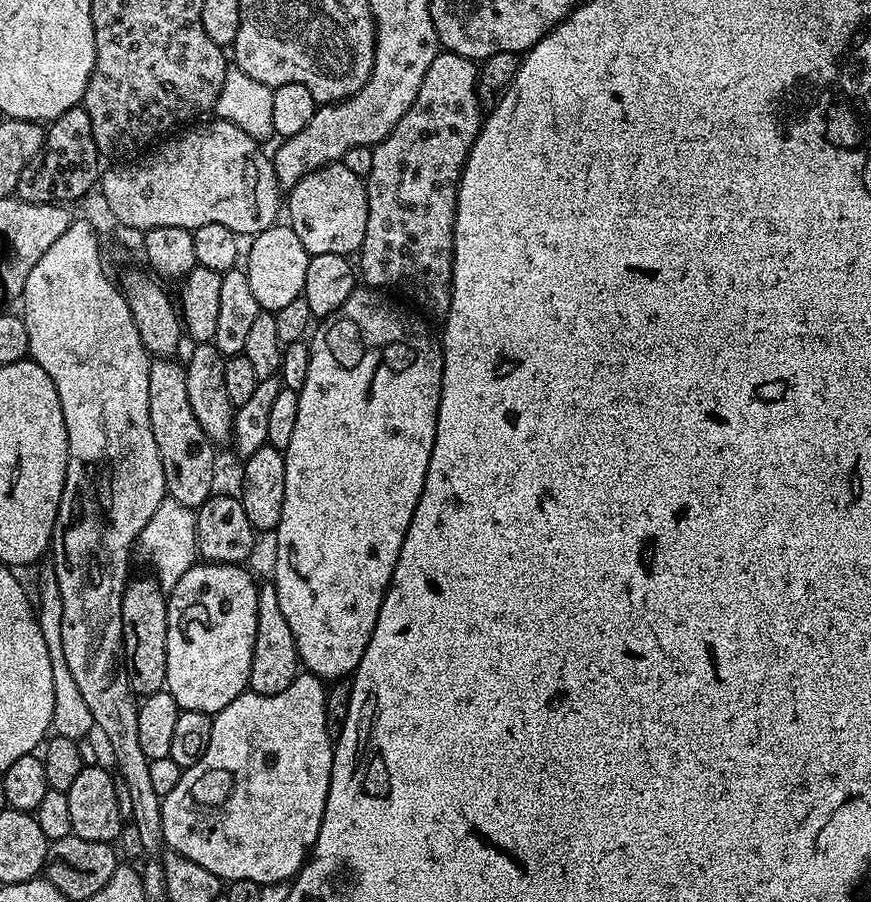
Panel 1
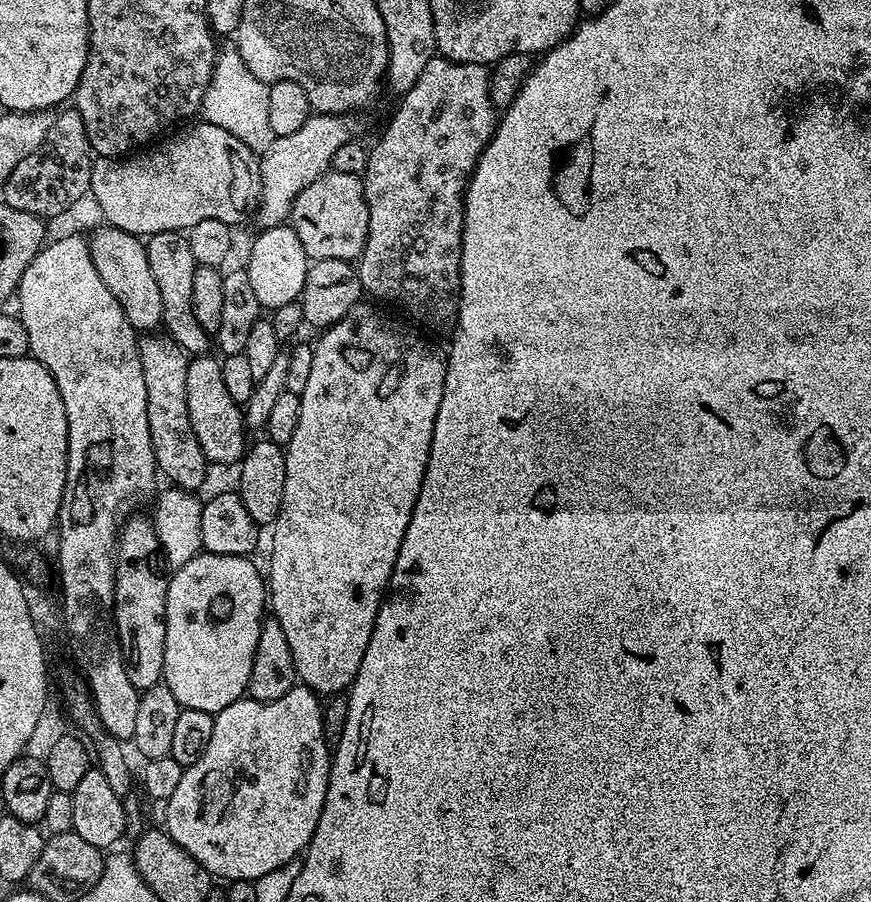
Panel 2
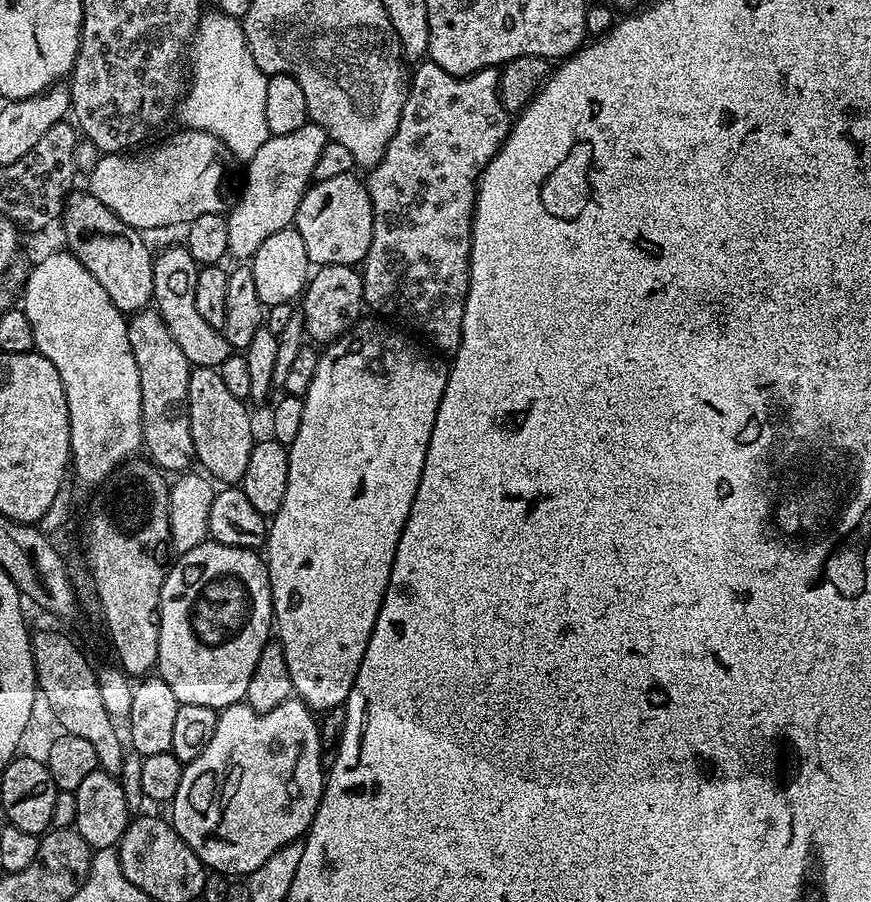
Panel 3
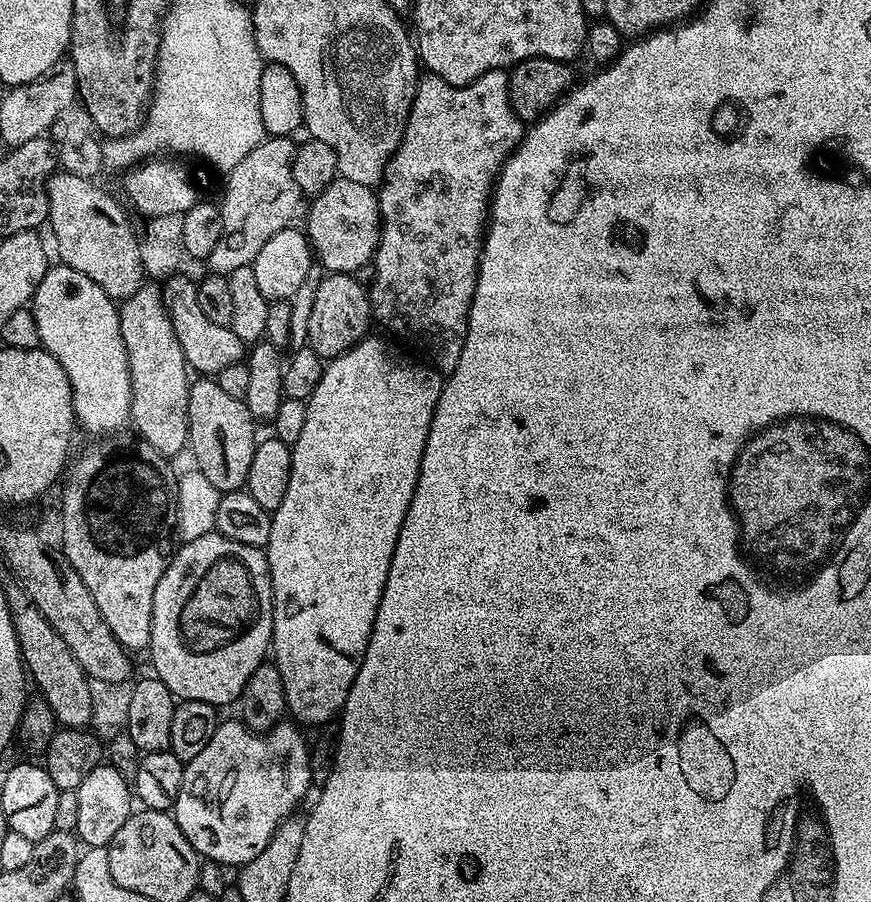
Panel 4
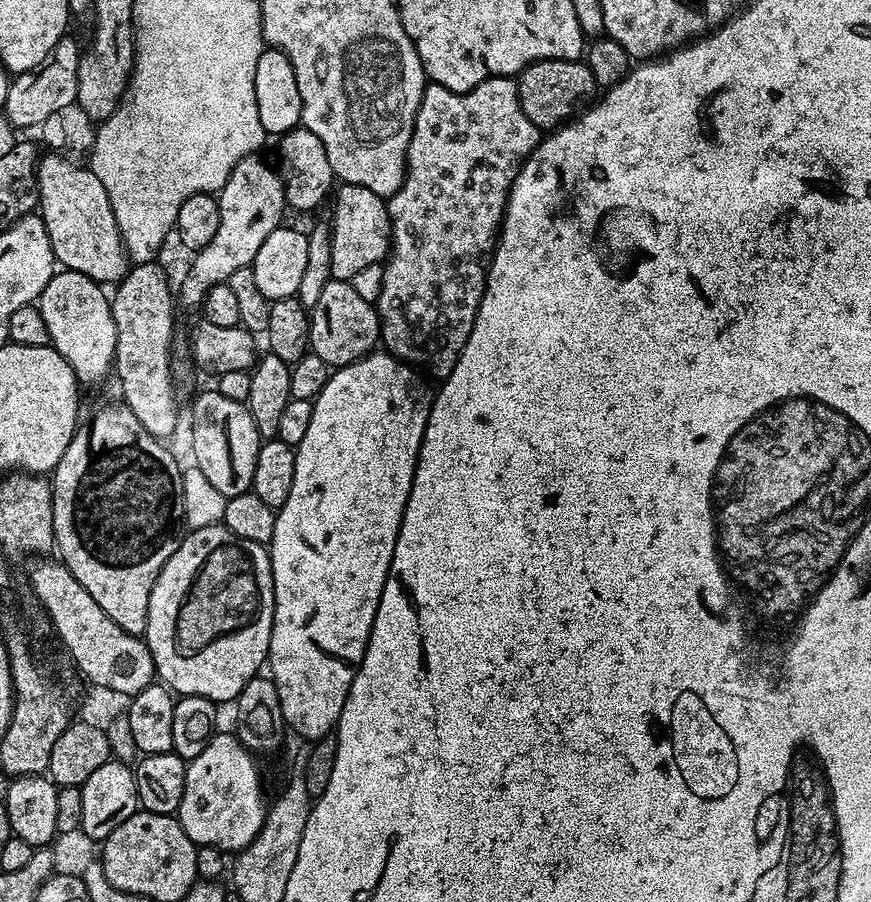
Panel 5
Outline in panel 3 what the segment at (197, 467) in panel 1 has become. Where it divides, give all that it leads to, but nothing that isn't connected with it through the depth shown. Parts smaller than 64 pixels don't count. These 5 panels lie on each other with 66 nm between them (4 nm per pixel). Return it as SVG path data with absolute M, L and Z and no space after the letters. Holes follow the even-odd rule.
M145 310L135 313L128 320L128 333L130 350L134 350L134 362L138 362L138 378L142 386L143 451L165 473L183 473L193 467L196 454L194 438L190 434L187 402L192 368L178 342L174 342L170 330L166 330L166 322L162 322L159 312Z

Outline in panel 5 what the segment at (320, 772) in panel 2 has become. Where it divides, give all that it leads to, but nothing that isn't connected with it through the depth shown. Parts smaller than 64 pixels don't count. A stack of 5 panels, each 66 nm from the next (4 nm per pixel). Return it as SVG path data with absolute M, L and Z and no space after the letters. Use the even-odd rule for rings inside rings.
M217 734L193 760L187 761L186 790L178 819L182 830L199 847L216 847L225 854L237 854L254 842L262 830L266 802L260 785L257 757L235 734Z

